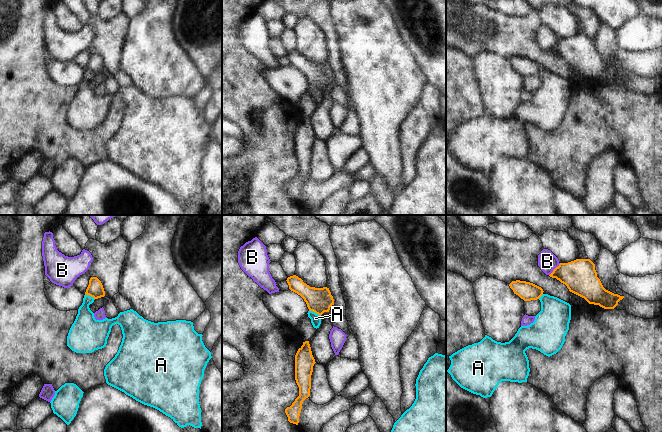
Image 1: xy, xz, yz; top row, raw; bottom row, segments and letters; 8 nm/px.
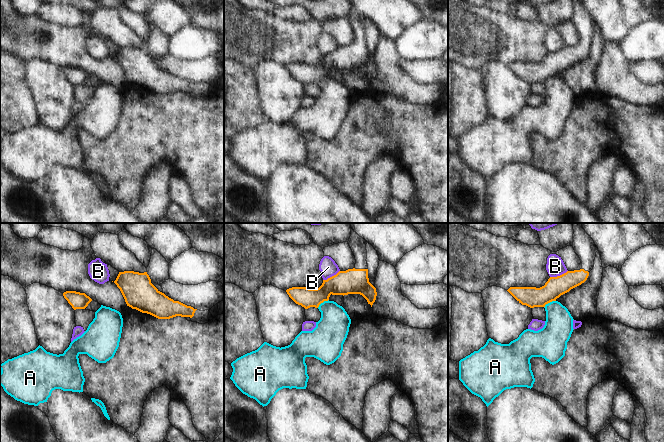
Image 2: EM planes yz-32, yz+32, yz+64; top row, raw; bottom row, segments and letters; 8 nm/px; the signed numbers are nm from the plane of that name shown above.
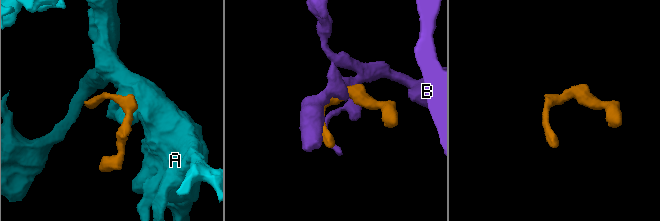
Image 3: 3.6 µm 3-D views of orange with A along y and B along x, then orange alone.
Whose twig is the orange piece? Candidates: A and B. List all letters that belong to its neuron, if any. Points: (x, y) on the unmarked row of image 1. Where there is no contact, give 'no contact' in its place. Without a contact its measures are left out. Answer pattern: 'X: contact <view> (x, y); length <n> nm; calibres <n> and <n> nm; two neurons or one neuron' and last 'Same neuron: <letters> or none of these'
A: contact xz (315, 88); length 100 nm; calibres 200 and 80 nm; two neurons
B: contact yz (554, 45); length 140 nm; calibres 260 and 160 nm; two neurons
Same neuron: none of these

